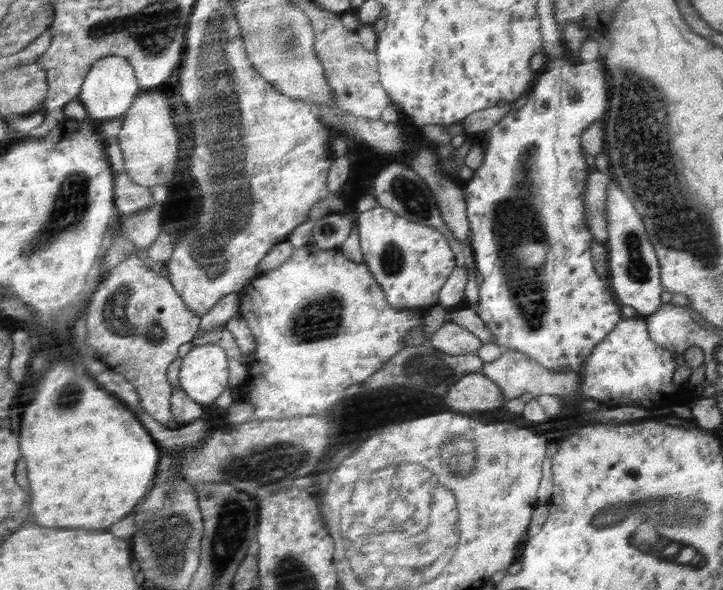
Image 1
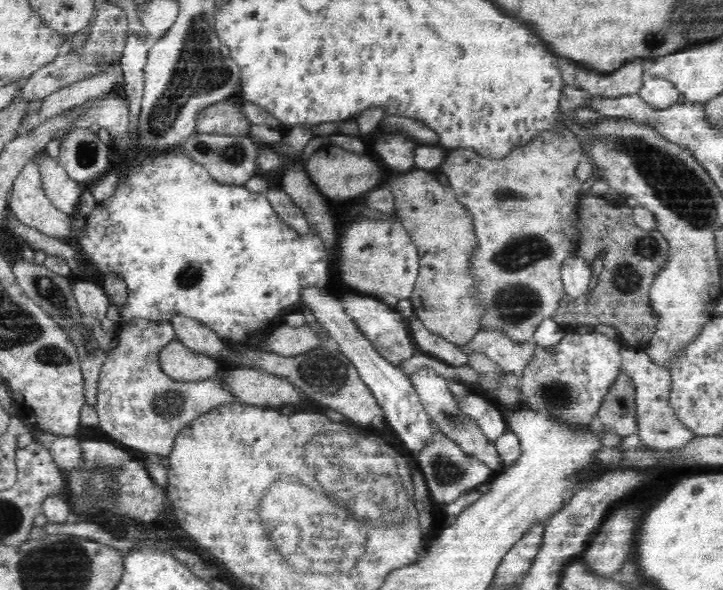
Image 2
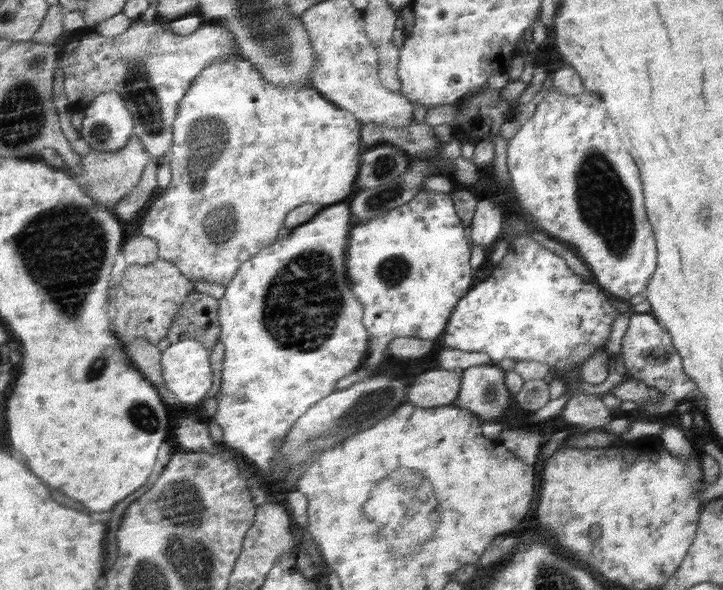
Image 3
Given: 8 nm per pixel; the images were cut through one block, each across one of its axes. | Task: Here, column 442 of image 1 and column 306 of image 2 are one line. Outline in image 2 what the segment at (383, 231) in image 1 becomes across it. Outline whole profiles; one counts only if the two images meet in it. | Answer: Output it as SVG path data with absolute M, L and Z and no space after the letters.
M174 149L174 152L161 151L160 156L148 158L138 168L130 170L130 174L126 174L126 178L119 182L118 190L115 190L115 193L106 202L100 201L100 204L94 208L94 212L91 212L90 216L86 217L88 217L86 236L78 244L82 254L84 254L84 258L98 272L102 272L102 274L115 273L128 285L128 299L125 305L119 309L122 324L128 323L133 319L148 319L152 322L171 323L172 318L182 316L200 322L200 325L206 326L213 333L218 334L222 340L223 338L228 338L228 340L238 343L240 340L248 338L250 334L258 332L260 328L264 328L270 320L282 316L284 312L288 312L290 308L300 304L302 290L326 286L328 280L330 280L330 264L328 264L328 256L326 256L327 250L326 246L323 246L322 238L319 238L318 231L310 230L308 234L300 235L298 230L288 226L275 213L264 193L248 191L246 187L242 188L242 185L219 183L190 154L186 152L178 154L176 149Z

